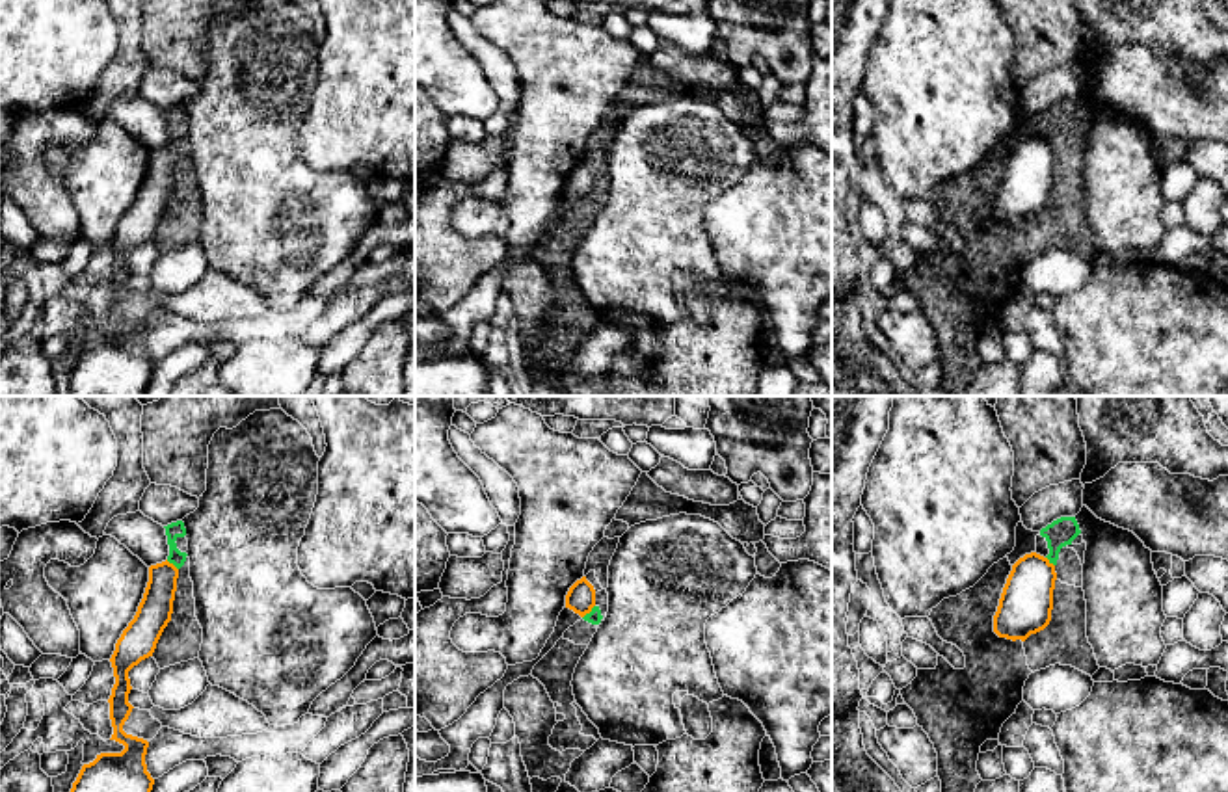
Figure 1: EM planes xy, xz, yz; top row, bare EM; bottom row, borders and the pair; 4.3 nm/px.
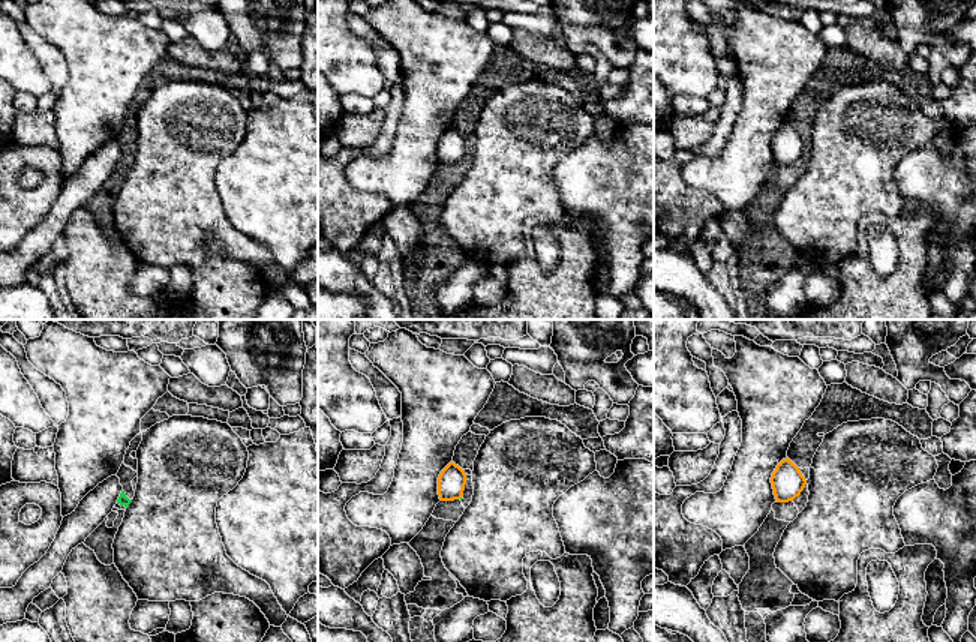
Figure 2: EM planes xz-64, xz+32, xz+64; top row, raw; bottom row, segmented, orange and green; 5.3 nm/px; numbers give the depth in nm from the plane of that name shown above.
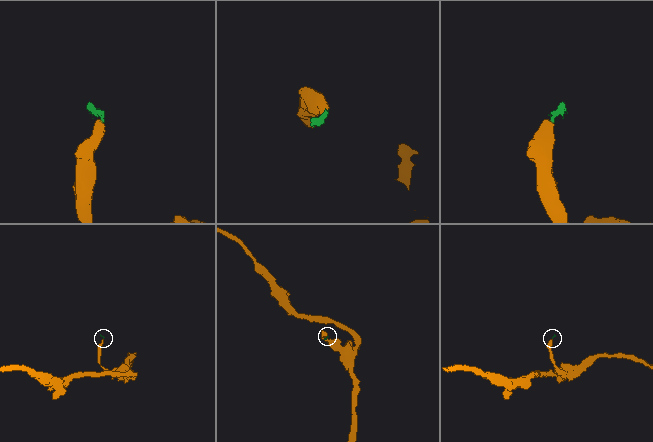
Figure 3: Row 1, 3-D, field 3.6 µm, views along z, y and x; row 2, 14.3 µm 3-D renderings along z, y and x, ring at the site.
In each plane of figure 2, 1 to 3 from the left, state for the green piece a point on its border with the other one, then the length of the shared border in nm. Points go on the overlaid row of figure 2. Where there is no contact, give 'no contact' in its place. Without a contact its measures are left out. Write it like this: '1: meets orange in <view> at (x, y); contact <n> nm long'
1: no contact
2: no contact
3: no contact

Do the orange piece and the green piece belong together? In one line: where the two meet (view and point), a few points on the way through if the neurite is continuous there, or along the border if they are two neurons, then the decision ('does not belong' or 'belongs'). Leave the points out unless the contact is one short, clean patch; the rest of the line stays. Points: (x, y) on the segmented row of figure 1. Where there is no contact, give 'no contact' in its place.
xz (588, 612) | along xz (594, 605), (583, 618) | does not belong

